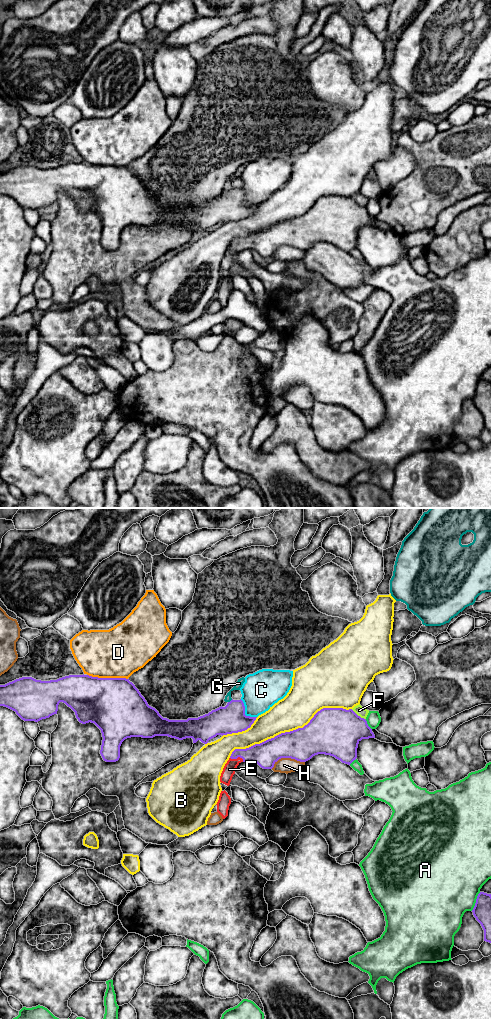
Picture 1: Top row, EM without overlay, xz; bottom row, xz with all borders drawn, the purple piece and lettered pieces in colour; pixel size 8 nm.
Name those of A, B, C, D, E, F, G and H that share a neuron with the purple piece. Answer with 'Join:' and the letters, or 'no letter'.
Join: E

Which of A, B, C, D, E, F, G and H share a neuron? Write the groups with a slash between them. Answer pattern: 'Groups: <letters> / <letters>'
Groups: A / B / C / D / E / F / G / H

